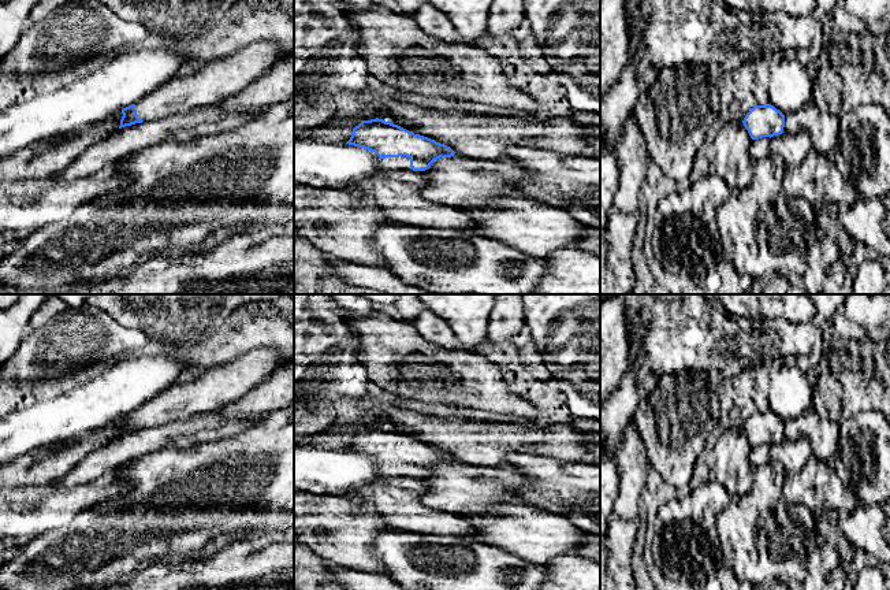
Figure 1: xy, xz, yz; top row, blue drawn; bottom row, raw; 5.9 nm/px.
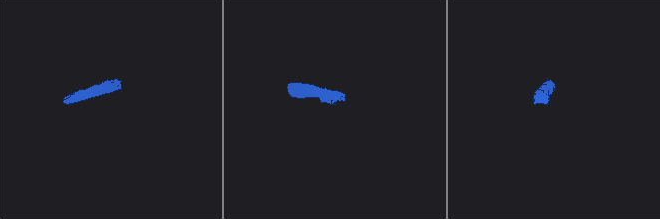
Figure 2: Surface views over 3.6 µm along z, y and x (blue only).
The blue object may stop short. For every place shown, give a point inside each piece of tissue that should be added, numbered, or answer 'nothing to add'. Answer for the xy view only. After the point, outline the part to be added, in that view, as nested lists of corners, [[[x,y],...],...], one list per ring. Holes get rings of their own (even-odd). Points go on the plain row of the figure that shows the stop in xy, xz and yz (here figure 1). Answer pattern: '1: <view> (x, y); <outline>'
1: xy (211, 389); [[[273,346],[245,352],[227,364],[186,376],[145,402],[135,409],[137,422],[149,428],[213,412],[239,401],[286,363],[280,350]]]

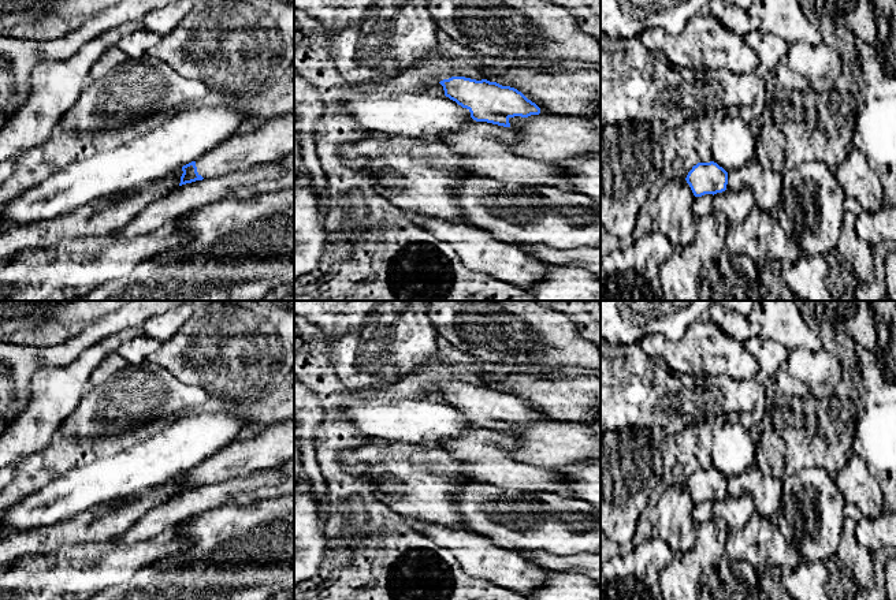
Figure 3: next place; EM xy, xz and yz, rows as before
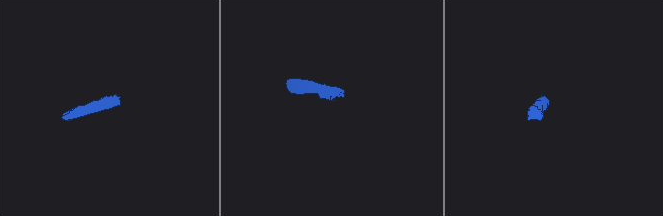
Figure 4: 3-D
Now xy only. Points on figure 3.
1: xy (271, 446); [[[294,417],[253,431],[196,466],[204,485],[274,469],[294,459]]]

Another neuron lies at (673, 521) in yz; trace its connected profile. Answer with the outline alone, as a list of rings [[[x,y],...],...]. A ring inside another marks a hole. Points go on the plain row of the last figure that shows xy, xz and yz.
[[[673,484],[661,495],[654,514],[654,533],[659,536],[674,555],[691,551],[696,541],[694,521],[695,502],[687,489]]]

